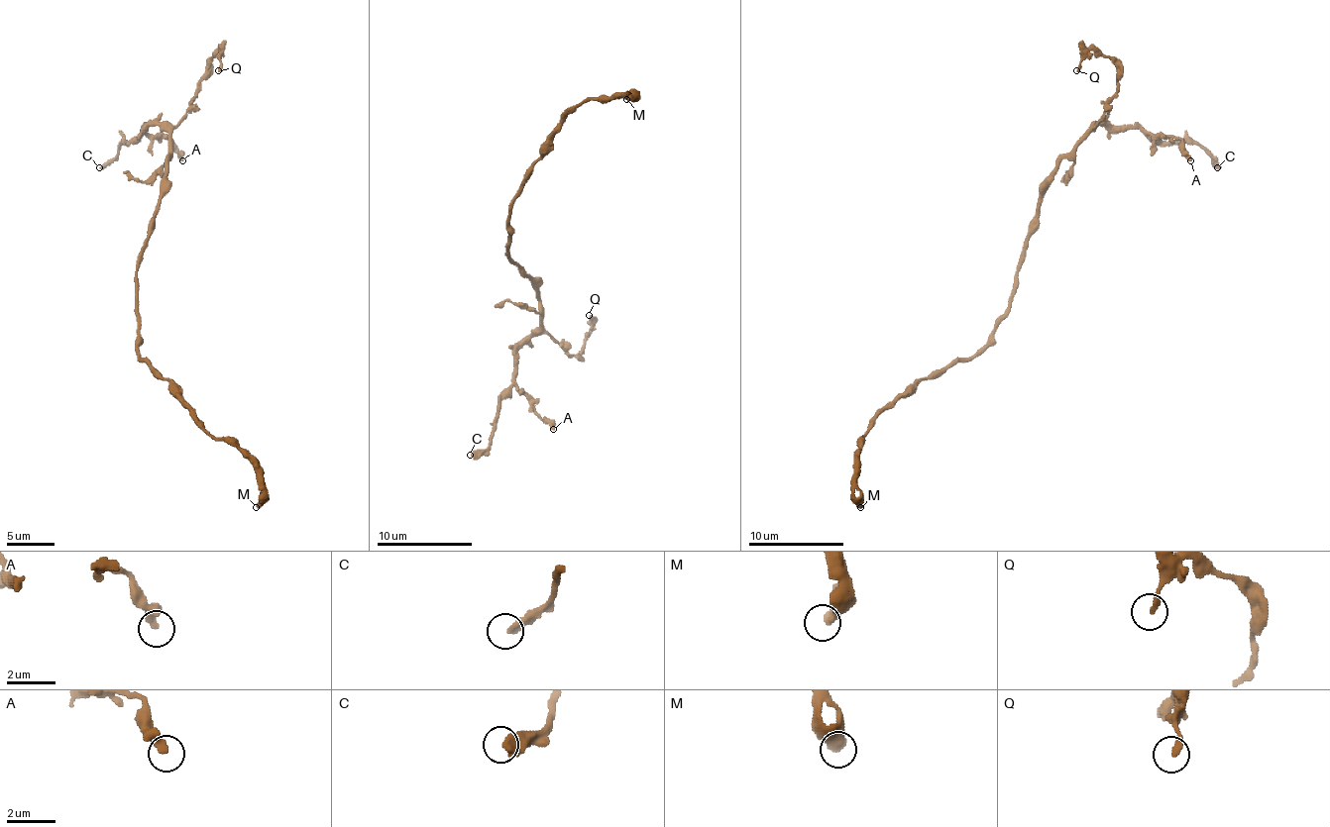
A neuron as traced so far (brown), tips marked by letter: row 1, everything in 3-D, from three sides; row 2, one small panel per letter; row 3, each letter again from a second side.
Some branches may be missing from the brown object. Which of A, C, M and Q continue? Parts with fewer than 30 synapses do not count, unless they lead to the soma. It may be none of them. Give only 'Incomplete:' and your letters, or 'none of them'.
Incomplete: C

